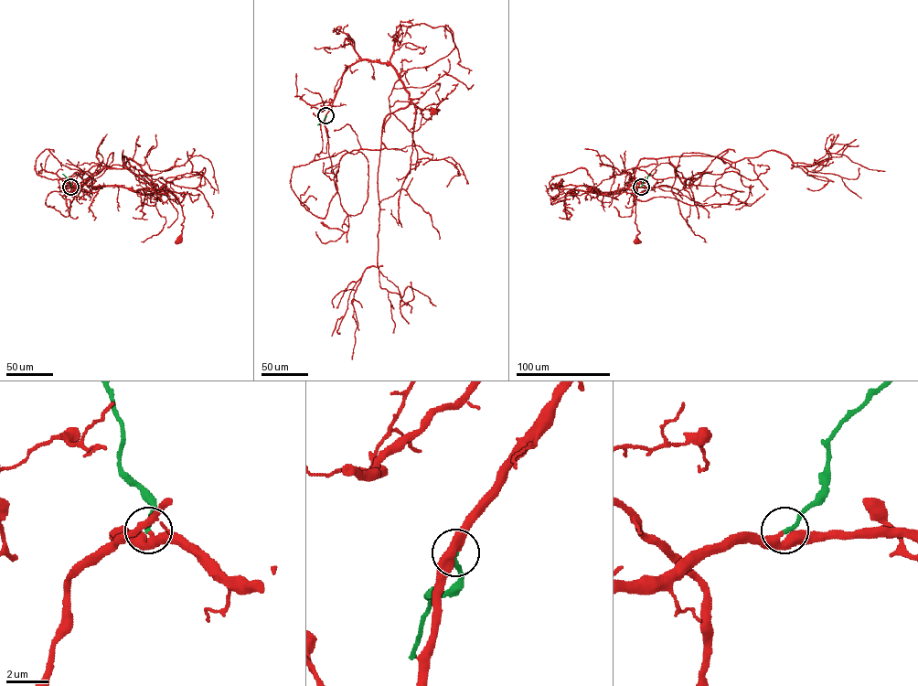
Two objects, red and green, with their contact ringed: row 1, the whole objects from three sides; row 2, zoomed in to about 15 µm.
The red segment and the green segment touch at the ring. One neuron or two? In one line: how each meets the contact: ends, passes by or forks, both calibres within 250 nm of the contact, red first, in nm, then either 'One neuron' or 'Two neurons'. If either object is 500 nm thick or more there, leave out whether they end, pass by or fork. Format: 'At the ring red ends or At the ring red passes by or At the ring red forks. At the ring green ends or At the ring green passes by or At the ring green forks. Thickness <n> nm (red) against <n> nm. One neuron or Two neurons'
At the ring red passes by. At the ring green ends. Thickness 300 nm (red) against 240 nm. One neuron

